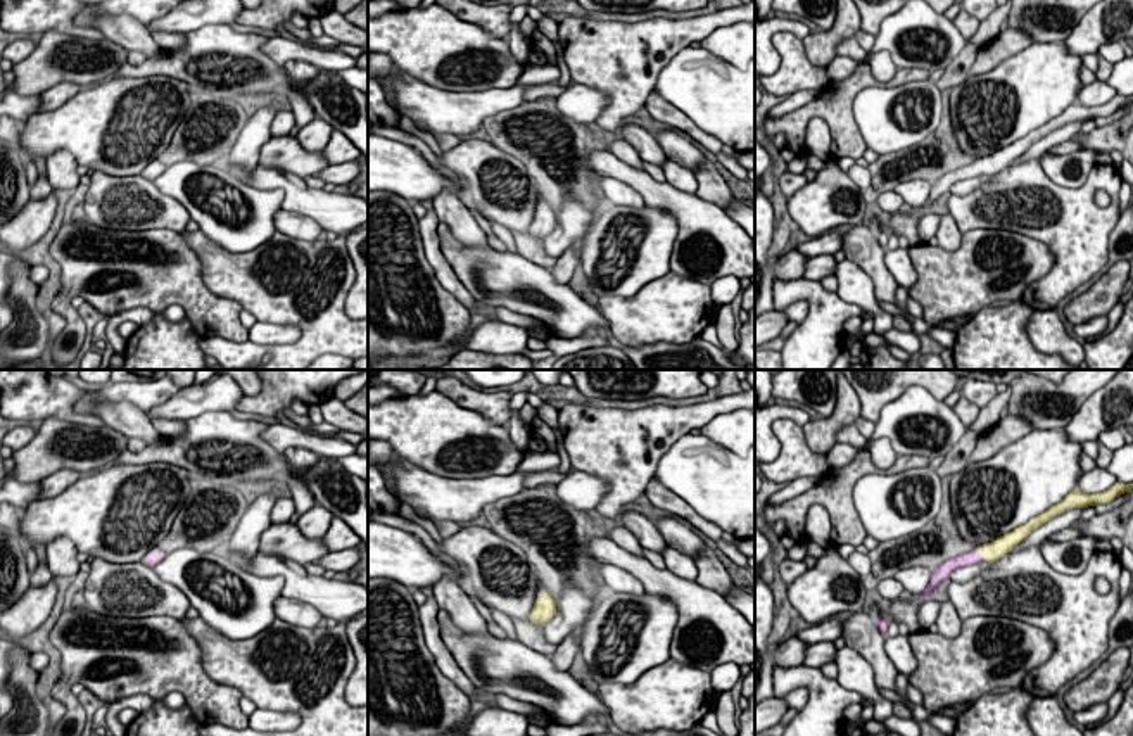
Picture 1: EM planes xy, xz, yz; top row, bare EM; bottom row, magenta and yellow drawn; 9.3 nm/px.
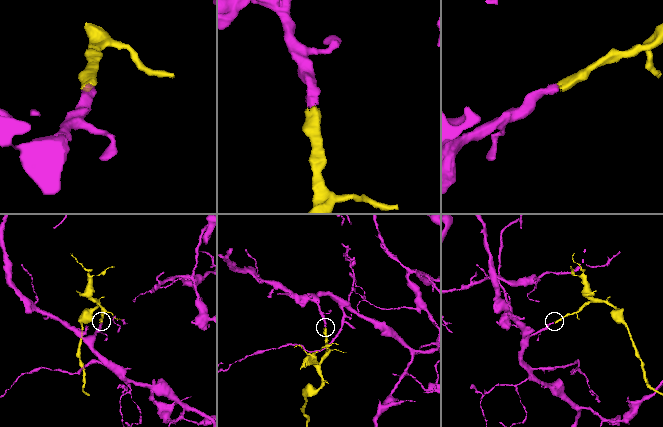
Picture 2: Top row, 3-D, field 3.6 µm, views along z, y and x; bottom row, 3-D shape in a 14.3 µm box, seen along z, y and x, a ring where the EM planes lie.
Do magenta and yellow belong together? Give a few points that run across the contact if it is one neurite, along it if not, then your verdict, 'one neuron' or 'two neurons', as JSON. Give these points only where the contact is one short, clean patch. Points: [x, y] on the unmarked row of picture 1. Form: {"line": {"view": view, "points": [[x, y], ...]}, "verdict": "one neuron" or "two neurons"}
{"line": {"view": "yz", "points": [[968, 171], [978, 166], [995, 163]]}, "verdict": "one neuron"}

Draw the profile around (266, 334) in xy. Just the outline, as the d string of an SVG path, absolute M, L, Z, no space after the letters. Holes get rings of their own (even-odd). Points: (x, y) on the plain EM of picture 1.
M256 321L249 328L249 340L261 346L292 344L301 337L301 328L295 325L276 325Z

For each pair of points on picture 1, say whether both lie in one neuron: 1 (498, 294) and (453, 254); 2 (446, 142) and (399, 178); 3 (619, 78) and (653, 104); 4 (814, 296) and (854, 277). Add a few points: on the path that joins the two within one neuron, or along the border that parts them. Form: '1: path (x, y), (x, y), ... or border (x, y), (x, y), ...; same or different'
1: path (487, 284), (463, 260); same
2: border (463, 140), (443, 151); different
3: border (651, 90), (643, 106); different
4: border (835, 292), (864, 311); different

